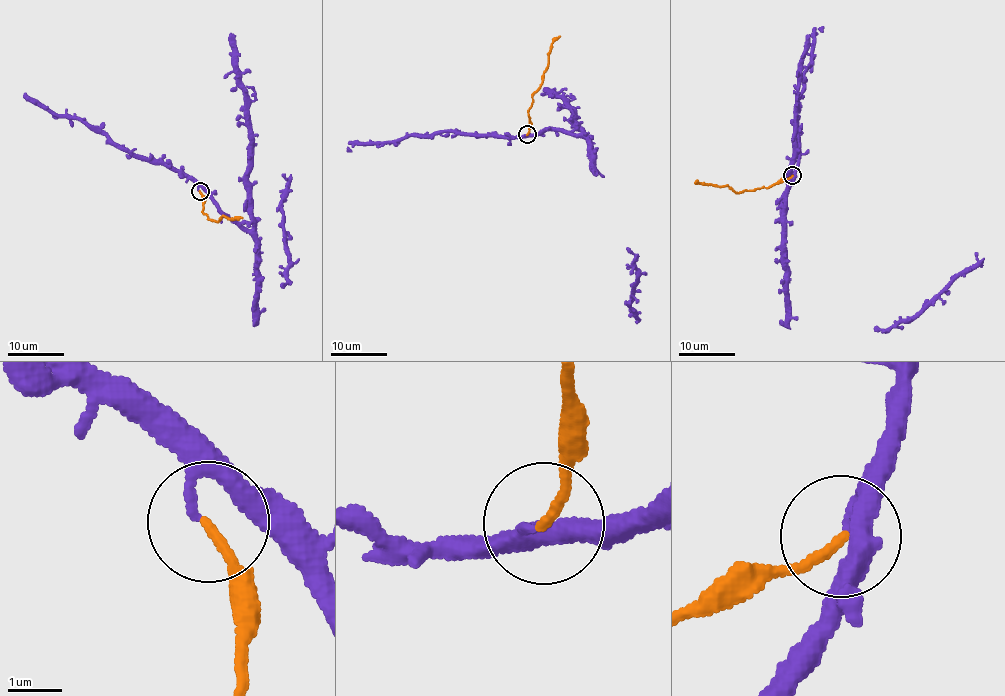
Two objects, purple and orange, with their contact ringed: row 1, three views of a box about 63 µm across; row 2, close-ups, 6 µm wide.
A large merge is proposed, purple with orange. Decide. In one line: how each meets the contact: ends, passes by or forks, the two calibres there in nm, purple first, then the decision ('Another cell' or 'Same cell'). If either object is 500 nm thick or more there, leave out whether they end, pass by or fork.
At the ring purple ends. At the ring orange ends. Thickness 140 nm (purple) against 170 nm. Another cell

